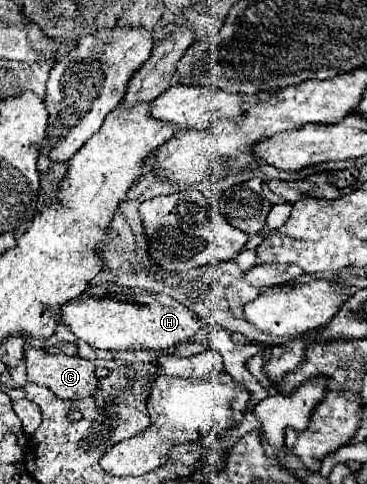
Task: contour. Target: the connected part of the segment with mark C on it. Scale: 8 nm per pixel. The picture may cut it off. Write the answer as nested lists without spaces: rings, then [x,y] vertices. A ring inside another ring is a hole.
[[[39,348],[25,350],[25,364],[27,364],[27,380],[49,388],[55,396],[63,400],[79,400],[87,398],[97,390],[99,380],[95,378],[95,364],[81,358],[81,356],[67,356],[67,354],[47,354]]]

